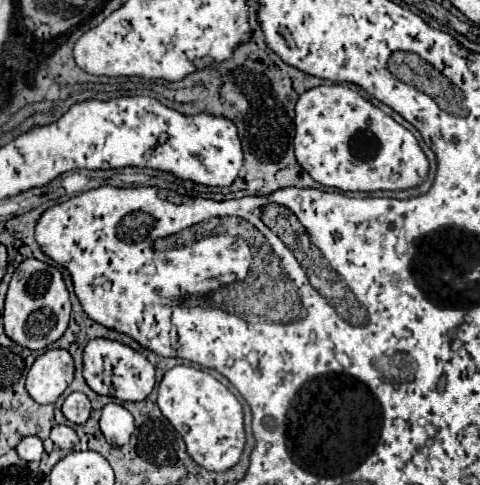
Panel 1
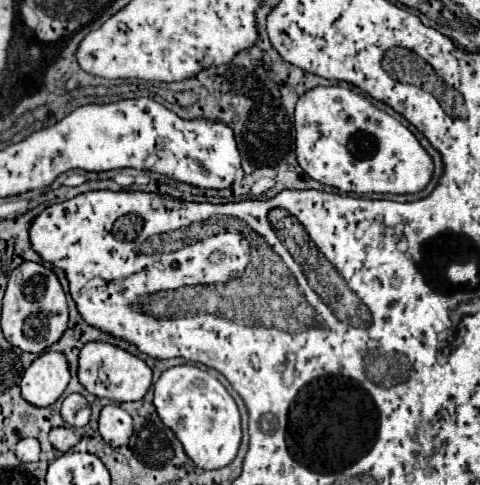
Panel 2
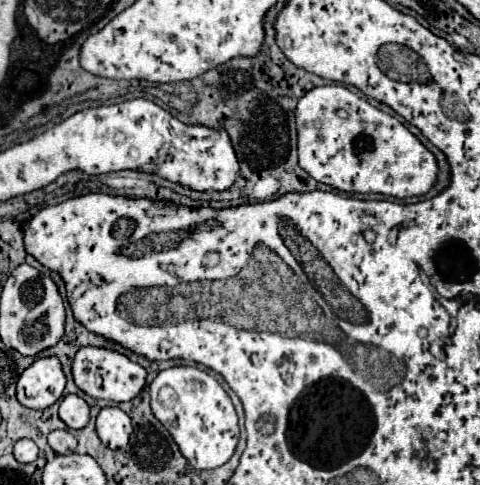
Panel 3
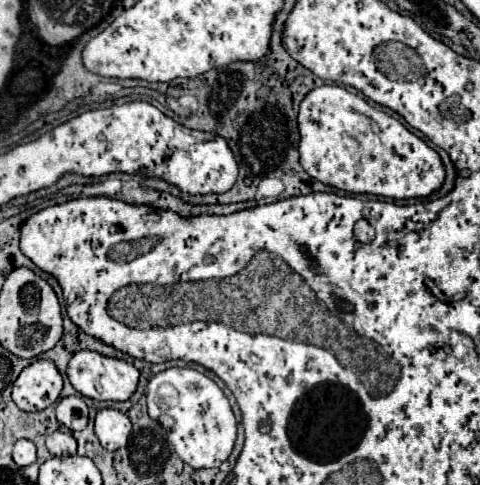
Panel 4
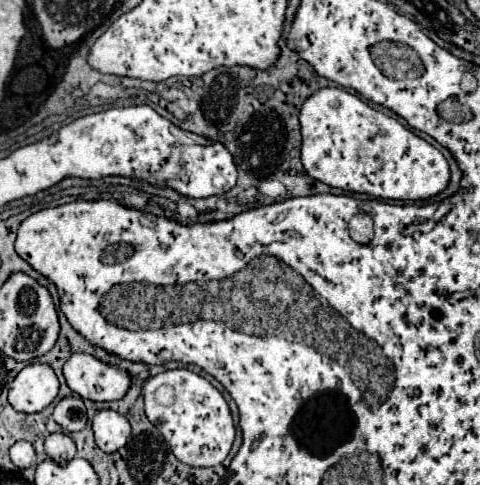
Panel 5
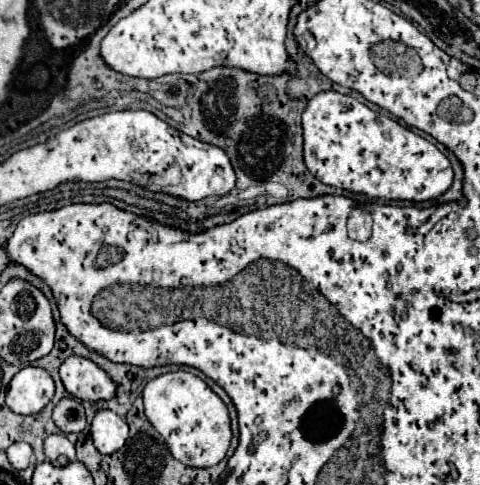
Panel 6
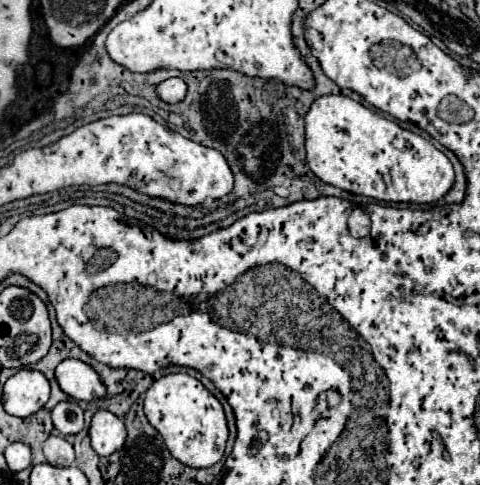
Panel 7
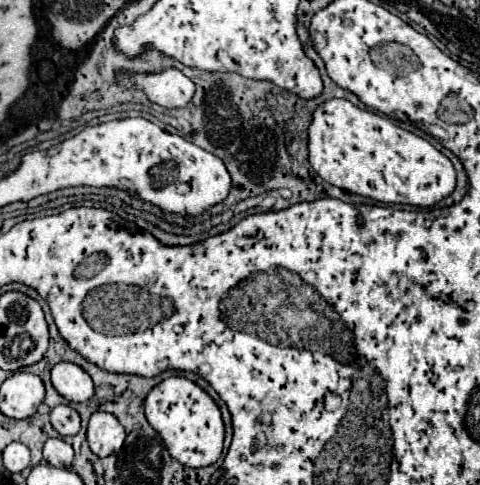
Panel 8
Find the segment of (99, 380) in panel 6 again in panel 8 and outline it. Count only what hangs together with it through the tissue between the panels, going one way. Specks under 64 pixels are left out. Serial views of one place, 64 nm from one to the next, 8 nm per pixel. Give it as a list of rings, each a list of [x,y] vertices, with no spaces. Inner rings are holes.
[[[60,362],[52,368],[52,384],[70,402],[86,402],[96,394],[88,372],[72,362]]]

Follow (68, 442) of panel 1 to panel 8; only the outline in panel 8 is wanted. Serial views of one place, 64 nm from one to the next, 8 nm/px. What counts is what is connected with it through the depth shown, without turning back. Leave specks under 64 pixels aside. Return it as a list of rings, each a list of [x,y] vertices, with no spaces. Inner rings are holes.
[[[48,438],[44,444],[44,458],[56,468],[70,468],[74,460],[74,450],[62,438]]]

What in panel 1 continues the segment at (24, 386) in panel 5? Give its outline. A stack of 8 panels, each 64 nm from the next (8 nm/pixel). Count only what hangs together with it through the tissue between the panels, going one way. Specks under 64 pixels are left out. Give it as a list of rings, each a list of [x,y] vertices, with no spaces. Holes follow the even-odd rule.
[[[46,350],[42,356],[36,358],[32,364],[26,390],[38,404],[56,402],[56,398],[68,388],[74,378],[74,360],[68,350]]]

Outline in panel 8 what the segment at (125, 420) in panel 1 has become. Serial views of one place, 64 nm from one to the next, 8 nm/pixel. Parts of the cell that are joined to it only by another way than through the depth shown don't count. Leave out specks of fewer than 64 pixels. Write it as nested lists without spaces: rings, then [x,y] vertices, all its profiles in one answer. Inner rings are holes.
[[[94,412],[88,424],[88,444],[92,452],[106,458],[122,448],[126,440],[124,426],[110,412]]]

